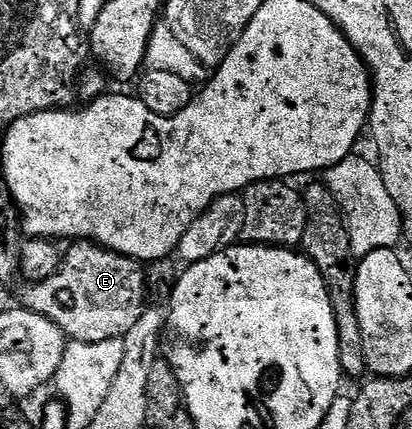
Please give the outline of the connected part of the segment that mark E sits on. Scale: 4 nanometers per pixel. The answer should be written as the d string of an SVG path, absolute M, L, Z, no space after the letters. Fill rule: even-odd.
M79 239L70 245L72 247L66 250L63 266L54 275L27 287L21 301L22 308L31 309L57 323L57 327L61 327L72 342L93 344L126 338L126 333L143 317L143 288L147 285L147 277L143 274L144 262L114 253L112 249L104 249L90 239Z

